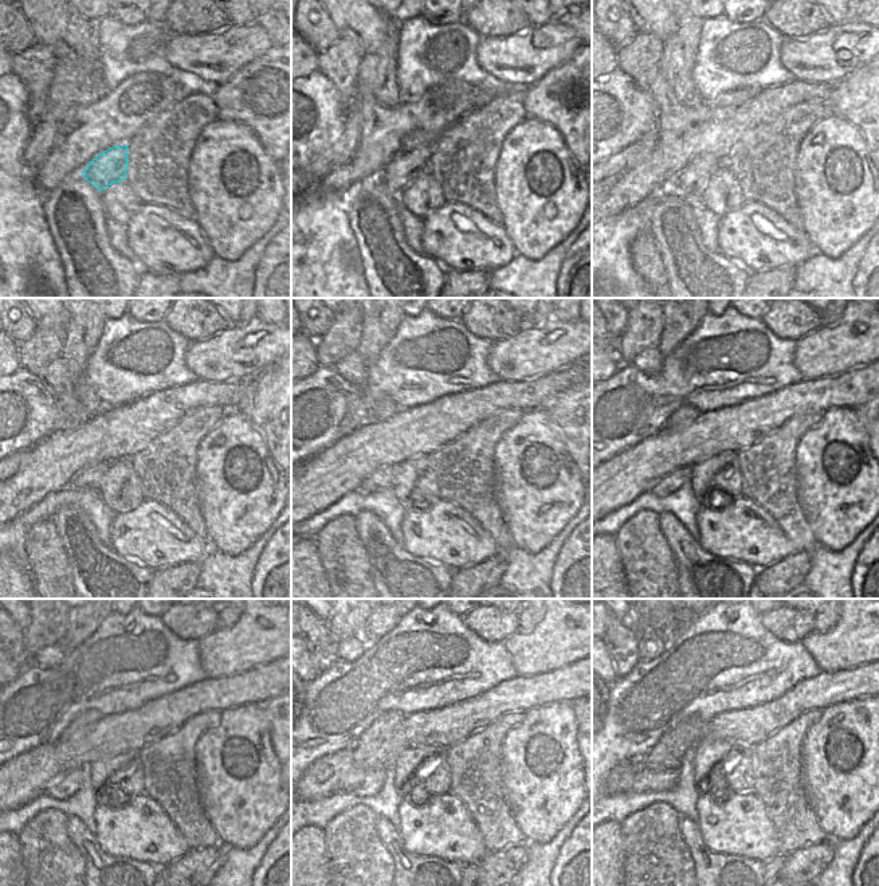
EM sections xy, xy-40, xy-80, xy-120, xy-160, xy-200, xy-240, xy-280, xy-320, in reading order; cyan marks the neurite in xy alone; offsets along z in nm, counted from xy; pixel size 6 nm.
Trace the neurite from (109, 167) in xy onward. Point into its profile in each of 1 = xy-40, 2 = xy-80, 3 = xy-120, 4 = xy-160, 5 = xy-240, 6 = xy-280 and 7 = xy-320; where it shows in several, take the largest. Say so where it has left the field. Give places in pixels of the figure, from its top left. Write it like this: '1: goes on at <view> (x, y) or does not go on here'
1: goes on at xy-40 (400, 171)
2: goes on at xy-80 (694, 177)
3: goes on at xy-120 (90, 478)
4: goes on at xy-160 (383, 478)
5: goes on at xy-240 (63, 785)
6: goes on at xy-280 (360, 783)
7: goes on at xy-320 (644, 781)

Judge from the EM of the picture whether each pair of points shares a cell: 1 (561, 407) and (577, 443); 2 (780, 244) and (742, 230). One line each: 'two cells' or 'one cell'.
1: one cell
2: one cell

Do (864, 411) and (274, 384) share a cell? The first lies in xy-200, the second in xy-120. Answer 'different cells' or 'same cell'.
same cell

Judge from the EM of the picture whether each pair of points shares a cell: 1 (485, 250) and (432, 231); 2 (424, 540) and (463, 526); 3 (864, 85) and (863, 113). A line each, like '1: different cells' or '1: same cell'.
1: same cell
2: same cell
3: same cell

